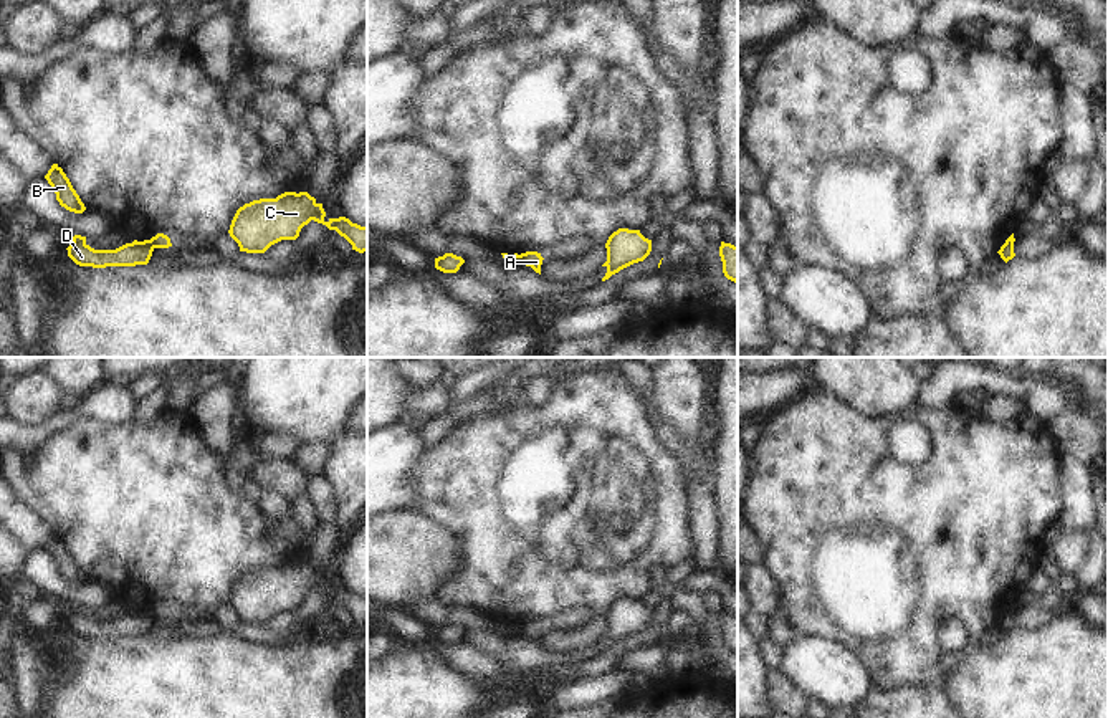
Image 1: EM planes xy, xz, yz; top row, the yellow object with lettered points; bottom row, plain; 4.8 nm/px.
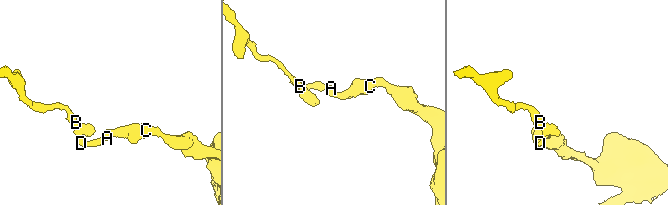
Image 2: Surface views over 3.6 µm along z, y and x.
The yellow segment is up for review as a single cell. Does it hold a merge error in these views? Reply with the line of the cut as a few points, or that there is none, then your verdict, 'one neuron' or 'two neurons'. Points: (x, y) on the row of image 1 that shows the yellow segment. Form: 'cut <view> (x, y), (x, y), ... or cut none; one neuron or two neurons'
cut xy (146, 240), (154, 247); two neurons

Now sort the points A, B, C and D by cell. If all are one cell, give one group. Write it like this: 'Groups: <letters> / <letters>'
Groups: A C / B D.

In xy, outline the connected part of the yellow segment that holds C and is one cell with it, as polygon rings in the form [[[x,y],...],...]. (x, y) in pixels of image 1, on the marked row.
[[[284,192],[276,199],[260,199],[240,207],[230,225],[230,237],[240,251],[265,253],[281,240],[296,240],[311,220],[336,230],[352,250],[367,251],[367,227],[352,223],[346,217],[324,220],[322,203],[308,192]]]

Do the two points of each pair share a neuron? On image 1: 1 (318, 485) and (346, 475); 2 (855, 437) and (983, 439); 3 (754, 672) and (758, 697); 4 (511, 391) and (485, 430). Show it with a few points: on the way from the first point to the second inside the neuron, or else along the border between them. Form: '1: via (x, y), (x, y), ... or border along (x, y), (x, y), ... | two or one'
1: border along (319, 473), (334, 492), (334, 520) | two
2: via (870, 475), (945, 475) | one
3: via (754, 679), (754, 690) | one
4: border along (520, 399), (506, 406) | two

